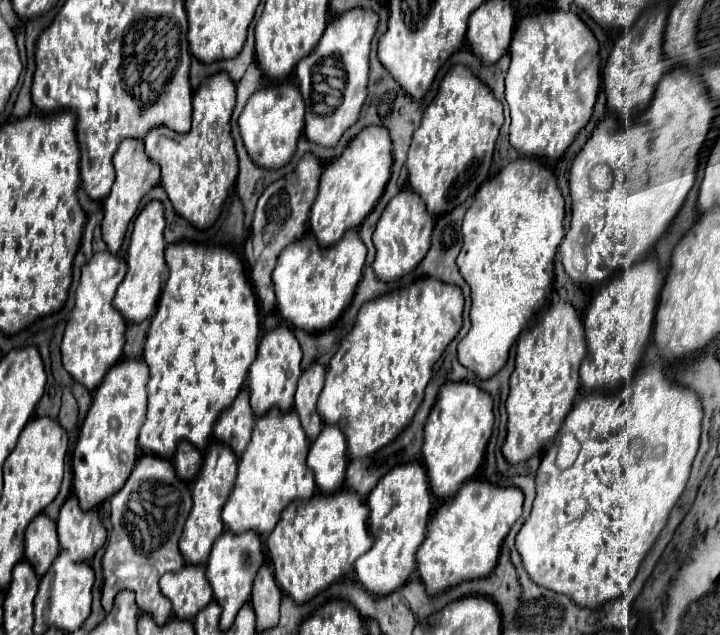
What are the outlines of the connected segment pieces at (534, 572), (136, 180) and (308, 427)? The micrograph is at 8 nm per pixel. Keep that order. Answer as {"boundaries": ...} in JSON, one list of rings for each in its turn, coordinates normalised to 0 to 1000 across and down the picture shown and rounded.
{"boundaries":[[[[897,576],[897,580],[886,583],[883,592],[878,595],[878,602],[867,614],[861,614],[856,620],[819,620],[819,624],[806,627],[797,636],[797,643],[789,649],[778,680],[781,683],[794,680],[806,693],[808,709],[806,709],[800,728],[797,728],[797,734],[792,740],[775,740],[772,737],[772,731],[769,731],[772,706],[761,706],[756,712],[753,731],[750,731],[750,737],[744,743],[744,787],[742,787],[742,797],[739,797],[739,806],[736,806],[733,819],[728,822],[728,828],[722,831],[722,838],[717,844],[717,863],[719,863],[719,872],[725,879],[725,888],[728,888],[731,901],[733,901],[733,907],[736,907],[736,913],[742,920],[753,923],[753,926],[783,935],[794,948],[800,948],[806,954],[817,954],[817,957],[825,957],[825,954],[833,954],[833,951],[847,948],[853,942],[861,942],[872,929],[878,913],[883,910],[894,876],[900,872],[900,866],[906,863],[911,847],[917,844],[919,831],[928,822],[928,813],[931,813],[936,794],[942,791],[944,778],[953,769],[953,759],[958,753],[958,737],[961,737],[961,728],[964,728],[964,718],[967,718],[969,699],[972,699],[972,677],[975,677],[975,636],[972,636],[969,620],[964,614],[958,614],[958,611],[950,611],[950,608],[942,608],[942,605],[931,602],[919,589],[919,583],[911,580],[911,576]]],[[[175,217],[175,220],[167,224],[164,236],[158,239],[158,265],[161,265],[161,283],[158,283],[153,309],[142,321],[144,343],[142,343],[142,353],[139,353],[142,356],[142,375],[144,375],[144,381],[147,381],[147,387],[156,400],[161,400],[167,394],[169,378],[172,378],[175,362],[178,362],[178,353],[186,343],[197,309],[206,306],[222,287],[222,265],[219,265],[219,258],[214,258],[203,246],[200,227],[194,220]]],[[[433,573],[428,583],[419,586],[417,602],[414,602],[414,614],[411,614],[411,636],[408,646],[417,655],[419,674],[428,687],[428,693],[439,693],[439,687],[444,683],[447,658],[439,649],[439,633],[442,624],[450,611],[450,592],[453,592],[453,580],[444,573]]]]}

